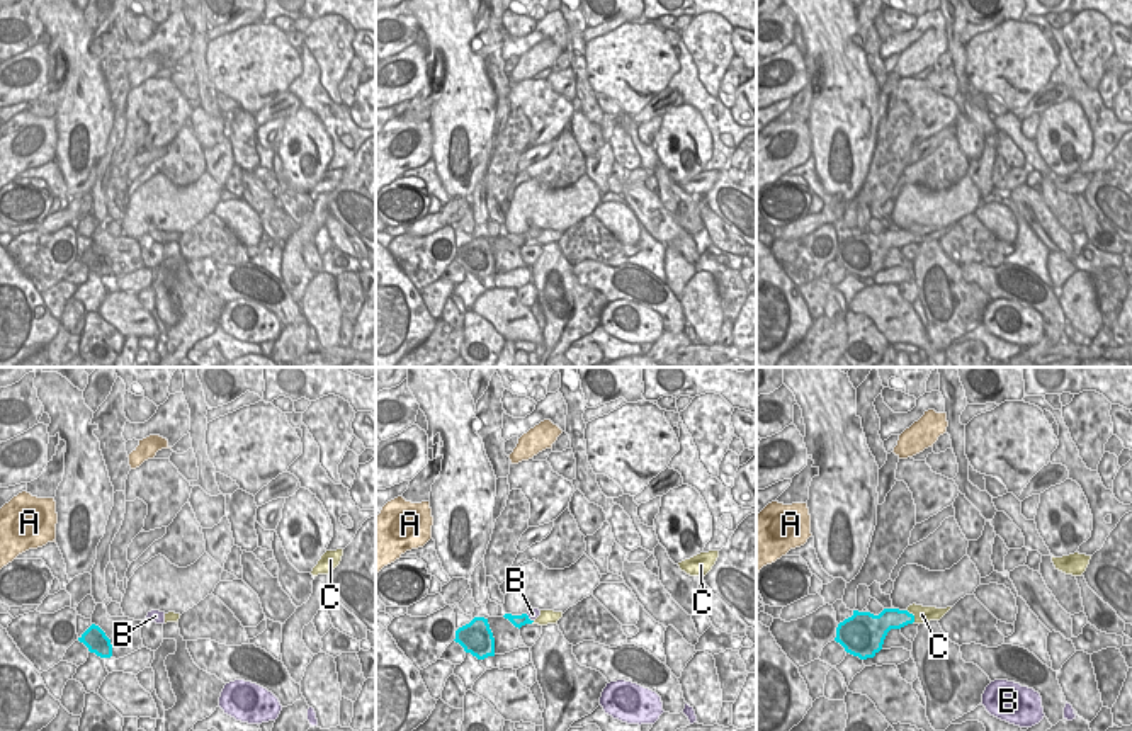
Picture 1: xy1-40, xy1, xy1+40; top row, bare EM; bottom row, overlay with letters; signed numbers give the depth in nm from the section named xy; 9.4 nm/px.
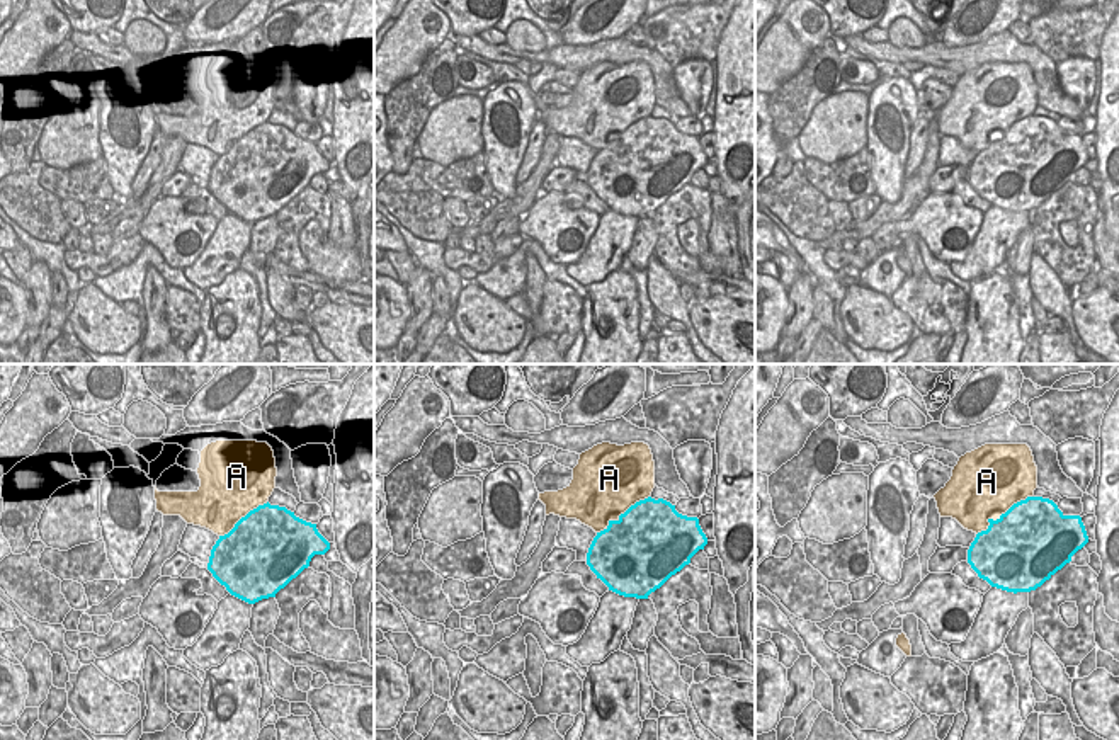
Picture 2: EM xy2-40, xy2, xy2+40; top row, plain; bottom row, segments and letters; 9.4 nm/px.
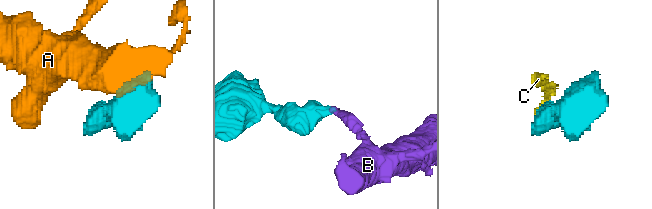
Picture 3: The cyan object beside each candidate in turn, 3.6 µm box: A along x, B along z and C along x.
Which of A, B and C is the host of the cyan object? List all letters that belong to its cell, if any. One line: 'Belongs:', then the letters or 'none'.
Belongs: C

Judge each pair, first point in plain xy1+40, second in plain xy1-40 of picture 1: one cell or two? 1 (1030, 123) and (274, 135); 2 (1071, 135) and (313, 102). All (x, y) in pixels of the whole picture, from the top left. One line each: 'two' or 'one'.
1: one
2: two

